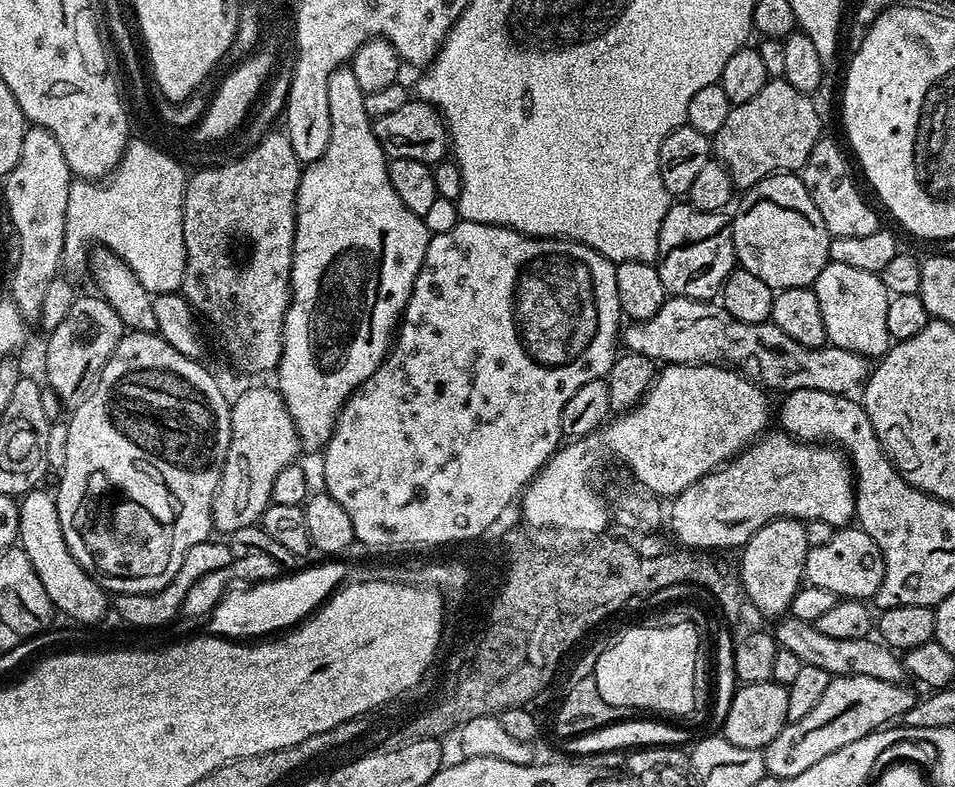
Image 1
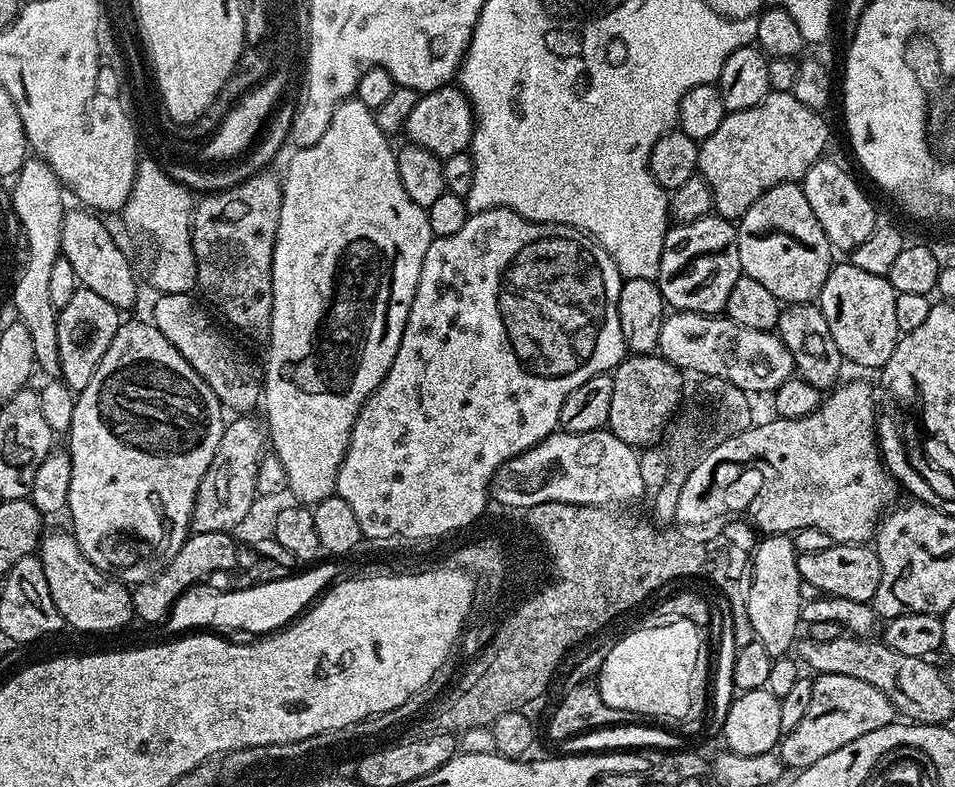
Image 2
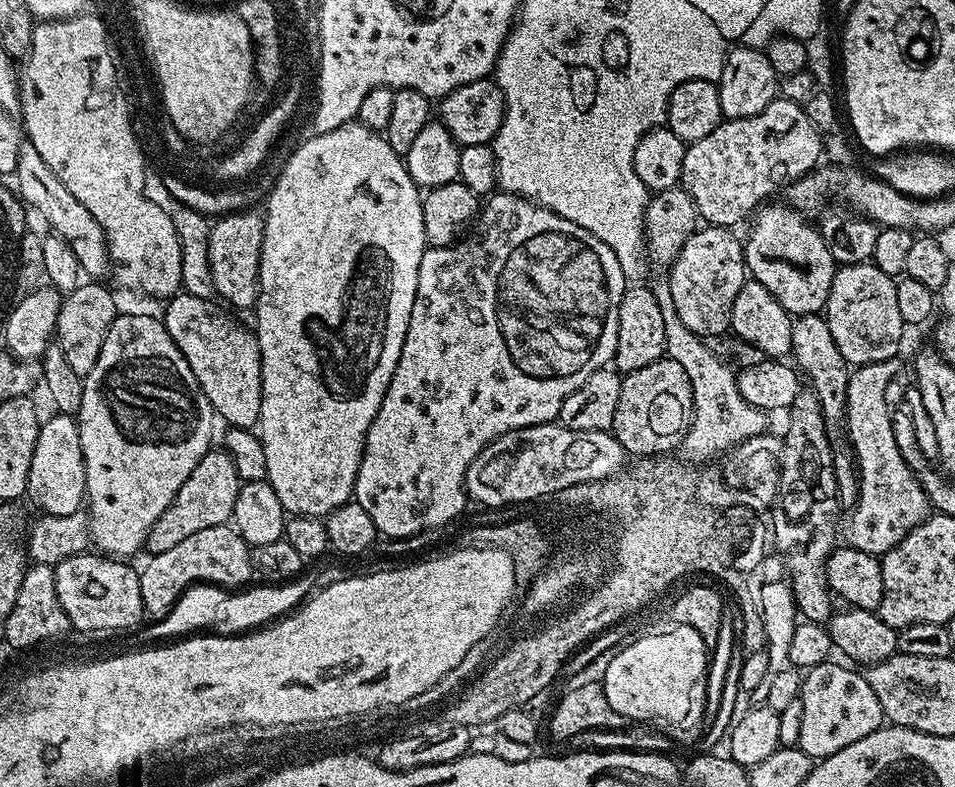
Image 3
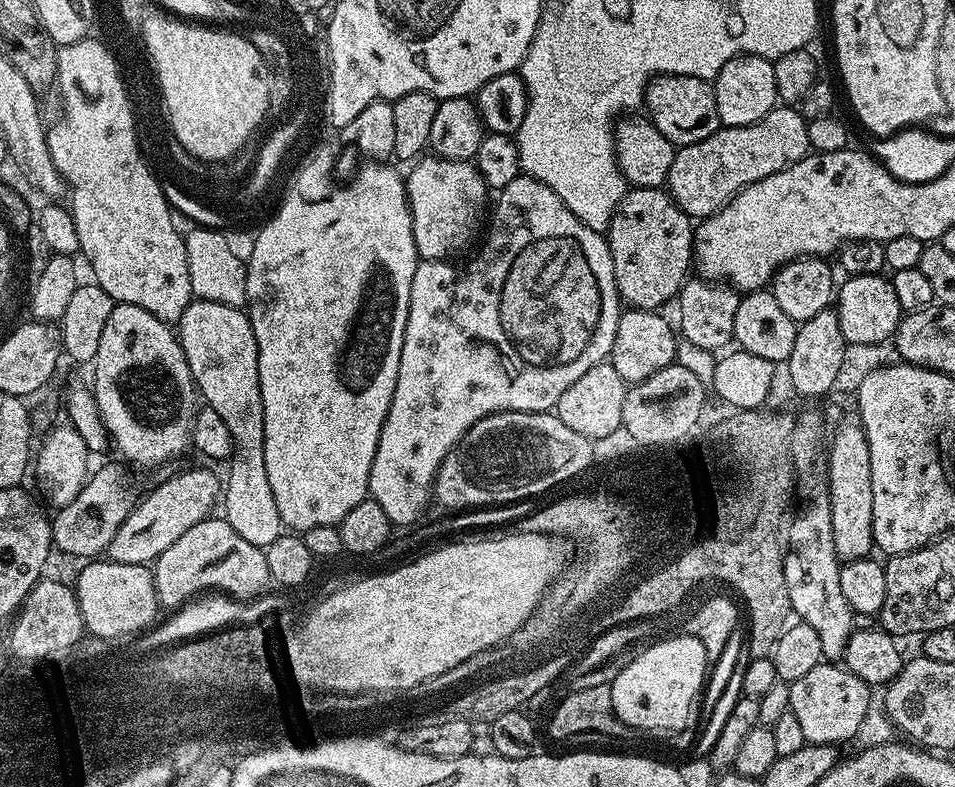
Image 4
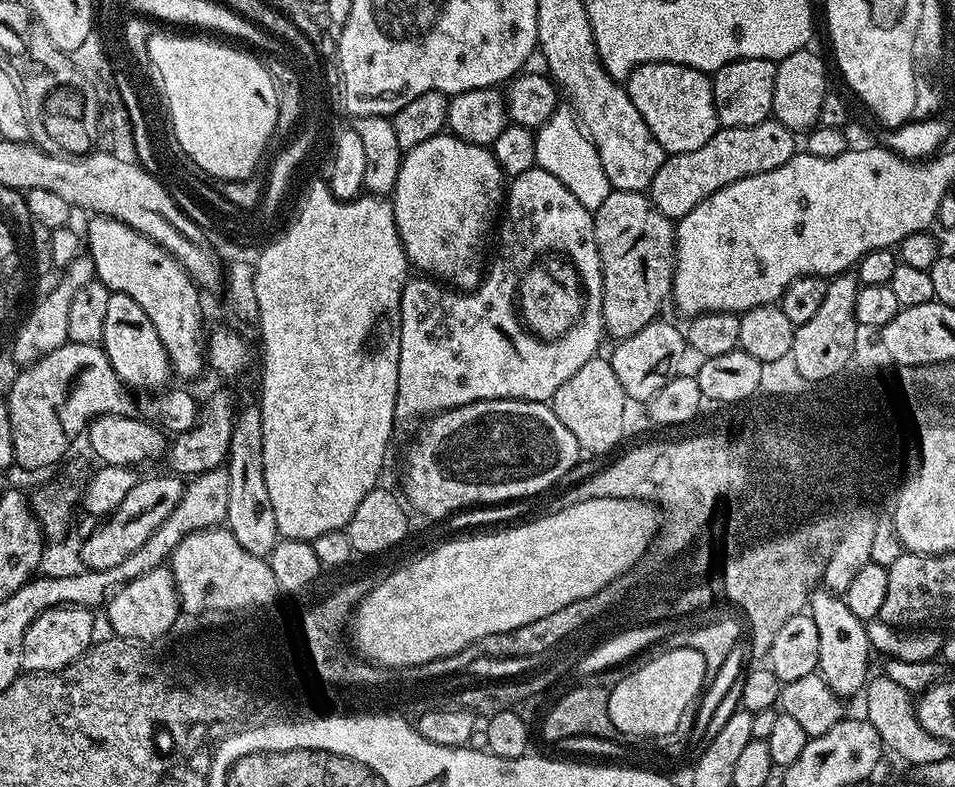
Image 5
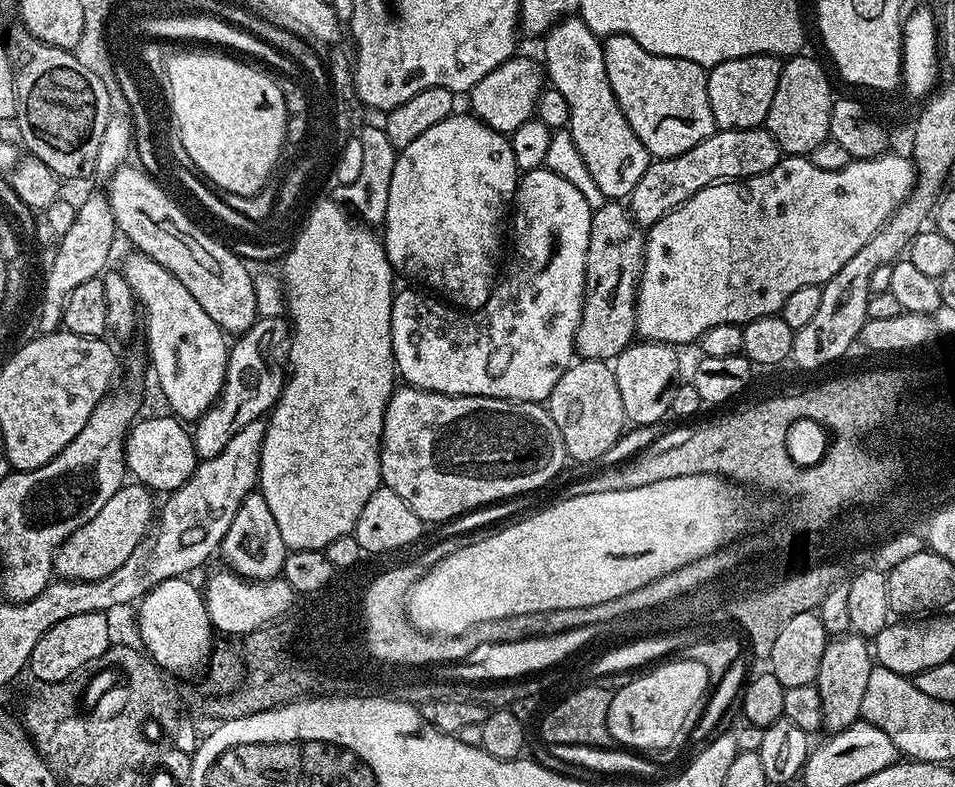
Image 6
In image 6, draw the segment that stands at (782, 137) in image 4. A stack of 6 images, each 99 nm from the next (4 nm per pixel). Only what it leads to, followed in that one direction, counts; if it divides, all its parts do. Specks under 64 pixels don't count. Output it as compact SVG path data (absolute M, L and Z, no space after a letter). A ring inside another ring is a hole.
M767 127L726 128L712 133L710 138L698 142L690 150L665 160L656 158L649 163L646 174L638 178L632 195L627 197L626 207L632 219L641 226L657 224L670 210L682 206L686 198L694 198L698 190L711 184L735 182L750 176L757 176L770 170L782 159L778 142Z

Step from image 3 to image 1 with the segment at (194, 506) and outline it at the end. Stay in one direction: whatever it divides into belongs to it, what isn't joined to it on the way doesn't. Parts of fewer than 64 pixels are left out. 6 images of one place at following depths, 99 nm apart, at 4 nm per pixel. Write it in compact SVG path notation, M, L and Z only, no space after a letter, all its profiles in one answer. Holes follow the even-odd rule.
M275 387L248 388L230 404L230 446L220 470L218 490L212 503L212 526L217 533L230 534L234 530L250 528L260 523L260 516L273 503L271 490L274 480L282 470L297 463L296 455L302 452L300 435L286 410L286 402Z

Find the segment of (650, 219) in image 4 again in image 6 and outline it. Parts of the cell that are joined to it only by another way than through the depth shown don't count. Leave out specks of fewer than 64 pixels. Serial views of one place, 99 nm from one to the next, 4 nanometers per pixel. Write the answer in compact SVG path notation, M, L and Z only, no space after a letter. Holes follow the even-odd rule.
M606 202L595 209L590 222L590 246L586 250L586 278L584 306L576 331L575 355L582 360L615 361L633 343L636 336L636 290L640 286L640 272L644 268L645 233L632 219L632 213L620 202Z

